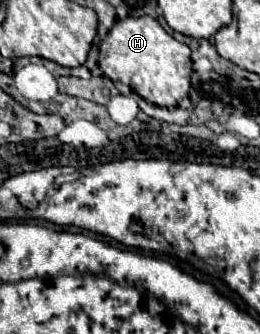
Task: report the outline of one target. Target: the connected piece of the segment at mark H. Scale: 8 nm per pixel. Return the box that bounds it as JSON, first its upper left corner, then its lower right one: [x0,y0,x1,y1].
[99,17,191,107]

